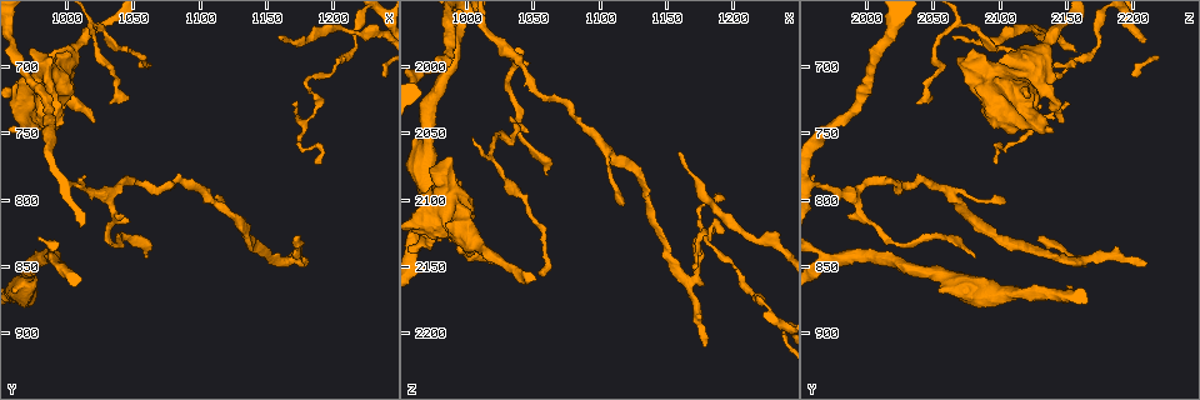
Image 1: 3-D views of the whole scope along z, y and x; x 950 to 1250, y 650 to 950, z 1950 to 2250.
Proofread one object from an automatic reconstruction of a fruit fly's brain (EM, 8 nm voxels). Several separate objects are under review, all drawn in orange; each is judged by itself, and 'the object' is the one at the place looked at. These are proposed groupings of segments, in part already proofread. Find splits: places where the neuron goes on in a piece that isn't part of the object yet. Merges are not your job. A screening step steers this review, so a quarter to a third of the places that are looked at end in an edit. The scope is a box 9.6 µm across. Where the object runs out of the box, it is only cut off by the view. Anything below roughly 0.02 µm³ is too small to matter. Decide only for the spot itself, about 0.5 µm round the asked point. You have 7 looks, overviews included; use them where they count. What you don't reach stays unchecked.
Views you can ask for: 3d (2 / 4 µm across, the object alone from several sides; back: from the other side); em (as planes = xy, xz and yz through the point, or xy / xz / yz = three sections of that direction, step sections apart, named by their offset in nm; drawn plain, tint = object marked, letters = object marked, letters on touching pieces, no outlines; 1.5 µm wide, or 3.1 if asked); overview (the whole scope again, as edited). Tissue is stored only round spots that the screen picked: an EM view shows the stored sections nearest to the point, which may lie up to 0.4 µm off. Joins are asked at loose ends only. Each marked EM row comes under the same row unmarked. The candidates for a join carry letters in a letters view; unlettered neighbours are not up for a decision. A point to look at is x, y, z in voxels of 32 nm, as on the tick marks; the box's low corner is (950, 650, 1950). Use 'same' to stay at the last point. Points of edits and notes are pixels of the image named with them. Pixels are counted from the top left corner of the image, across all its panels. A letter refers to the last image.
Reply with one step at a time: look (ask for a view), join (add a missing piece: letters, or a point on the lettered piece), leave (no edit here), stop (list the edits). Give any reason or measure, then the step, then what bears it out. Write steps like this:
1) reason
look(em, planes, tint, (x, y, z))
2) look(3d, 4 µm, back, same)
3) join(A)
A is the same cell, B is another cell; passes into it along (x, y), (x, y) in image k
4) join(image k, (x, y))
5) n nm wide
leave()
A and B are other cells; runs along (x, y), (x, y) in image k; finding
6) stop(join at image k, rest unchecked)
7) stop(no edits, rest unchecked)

free end
look(3d, 4 µm, back, (1188, 774, 2098))

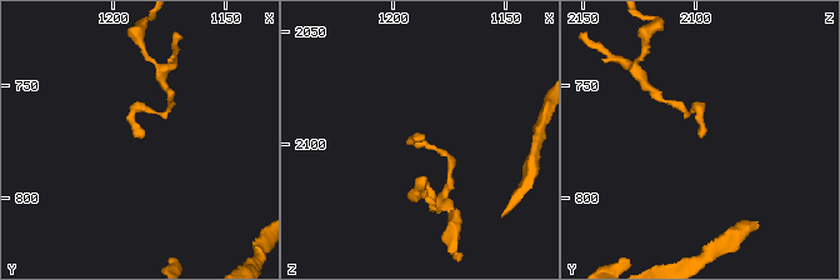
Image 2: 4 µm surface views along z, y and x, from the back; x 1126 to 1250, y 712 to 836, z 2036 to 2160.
shape alone is not enough
look(em, planes, letters, (1188, 773, 2098))

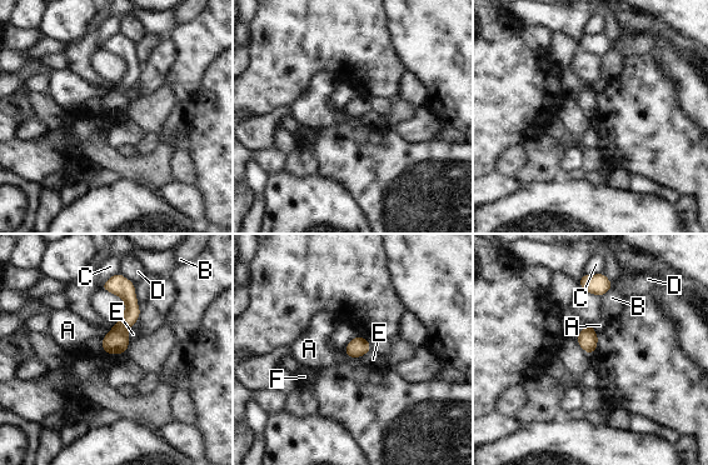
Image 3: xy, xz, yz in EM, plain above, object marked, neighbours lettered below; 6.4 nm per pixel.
130 nm wide
leave()
A, B, C, D, E and F are other cells; border along (113, 325), (101, 339) in image 3; no lettered piece goes on from it

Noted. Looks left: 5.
branch stops here
look(3d, 4 µm, (1056, 700, 2154))

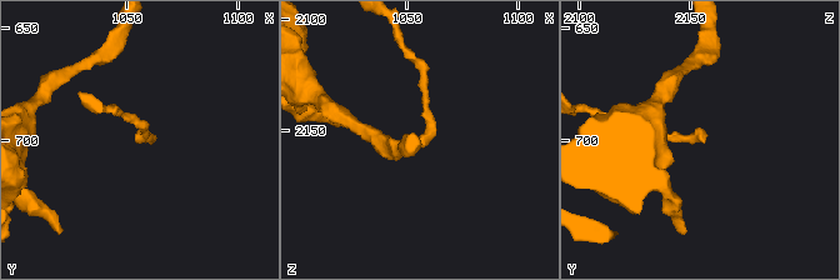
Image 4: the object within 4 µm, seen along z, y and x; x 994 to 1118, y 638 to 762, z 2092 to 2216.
need the tissue
look(em, 3.1 µm, xz, step 16, letters, (1056, 701, 2156))

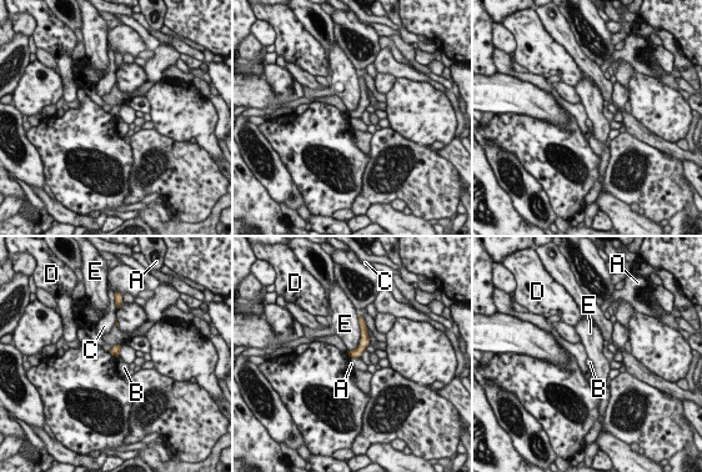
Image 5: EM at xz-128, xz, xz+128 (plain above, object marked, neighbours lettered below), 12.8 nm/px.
leave()
A, B, C, D and E are other cells; runs along (361, 321), (364, 345), (351, 355) in image 5; no lettered piece goes on from it

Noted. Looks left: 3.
an open end
look(em, planes, letters, (1016, 740, 2150))

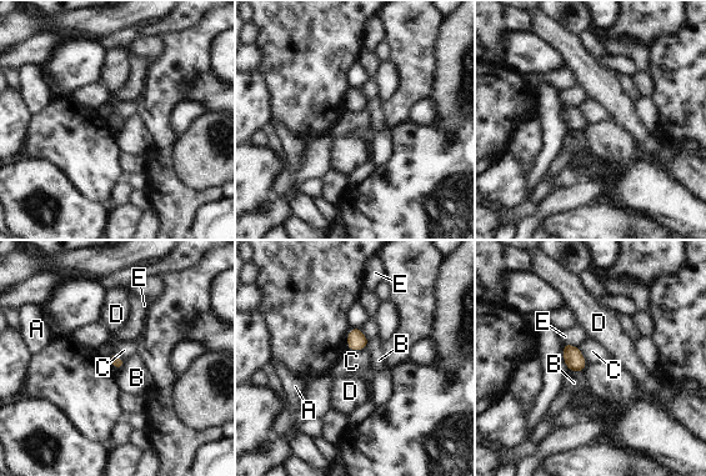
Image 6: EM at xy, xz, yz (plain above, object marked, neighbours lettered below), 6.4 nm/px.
leave()
A, B, C, D and E are other cells; border along (106, 356), (118, 355), (124, 361) in image 6; none of them fits

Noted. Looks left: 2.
stop(no edits, rest unchecked)

